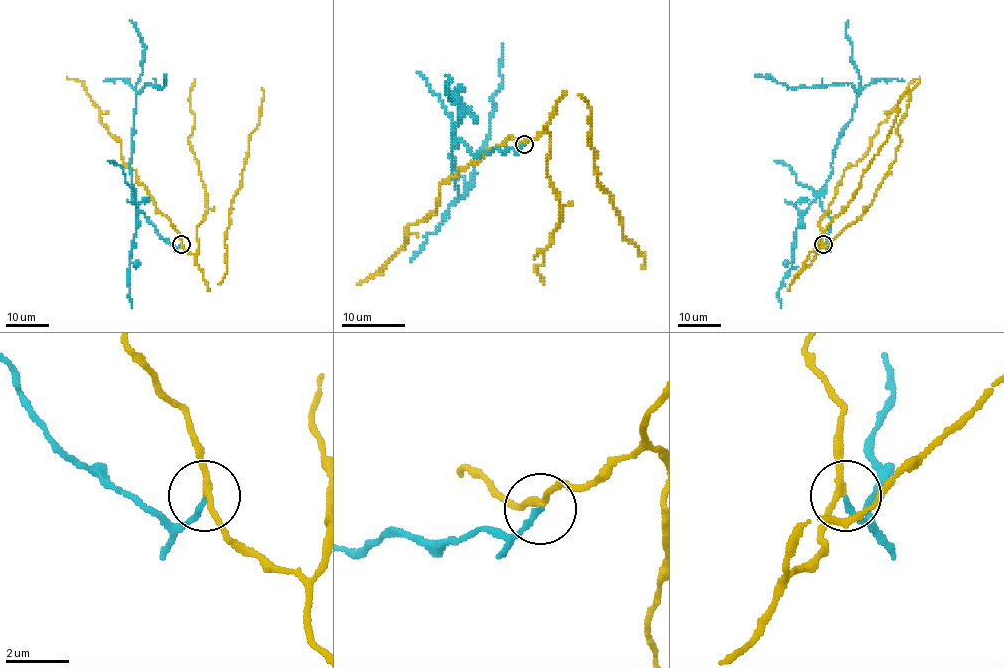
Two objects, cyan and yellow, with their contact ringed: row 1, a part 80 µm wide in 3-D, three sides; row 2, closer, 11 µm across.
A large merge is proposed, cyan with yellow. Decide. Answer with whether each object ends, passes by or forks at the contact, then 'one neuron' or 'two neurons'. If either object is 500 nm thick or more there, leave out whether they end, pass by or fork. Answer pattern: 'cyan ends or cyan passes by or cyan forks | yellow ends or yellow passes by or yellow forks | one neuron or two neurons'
cyan ends | yellow passes by | two neurons

